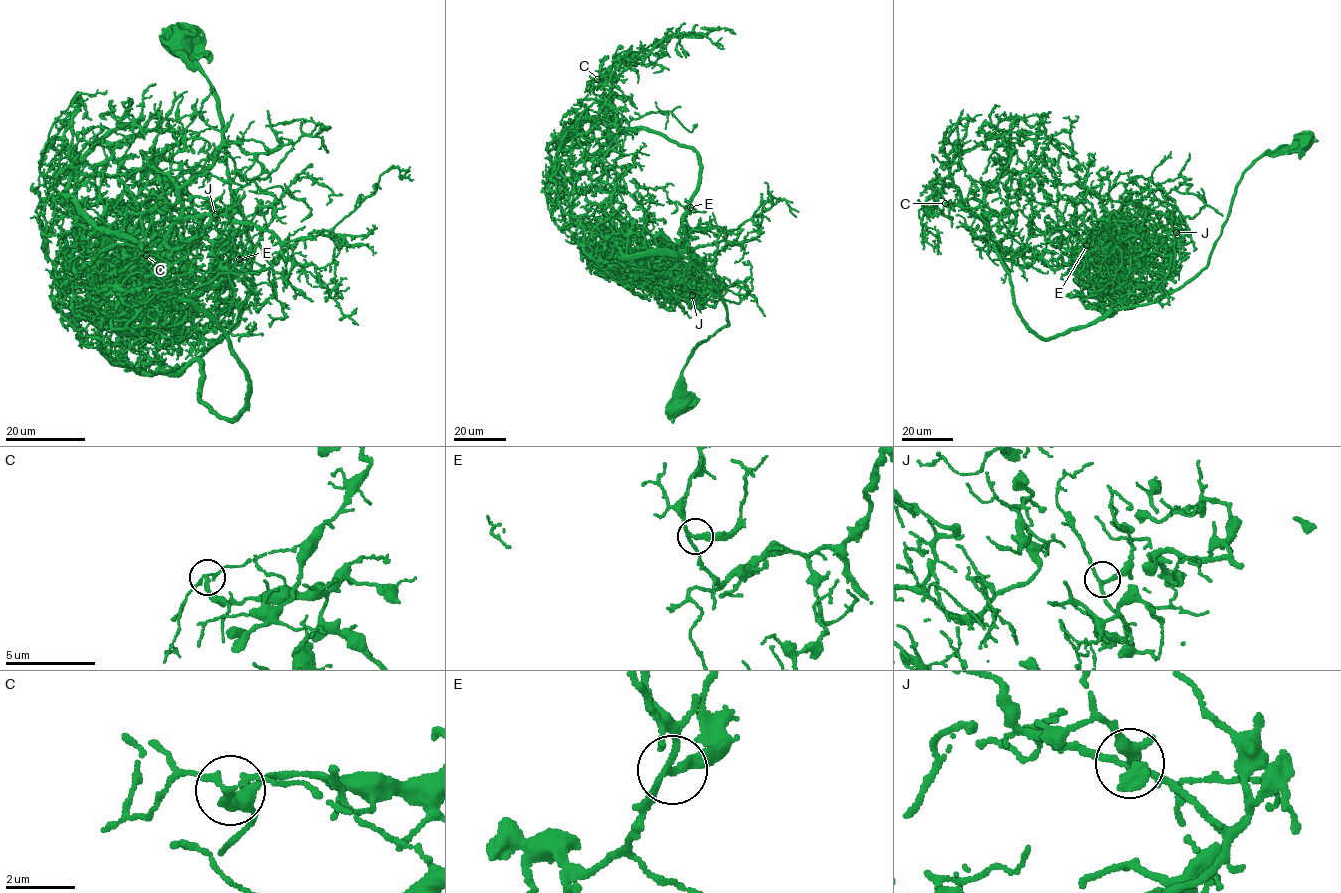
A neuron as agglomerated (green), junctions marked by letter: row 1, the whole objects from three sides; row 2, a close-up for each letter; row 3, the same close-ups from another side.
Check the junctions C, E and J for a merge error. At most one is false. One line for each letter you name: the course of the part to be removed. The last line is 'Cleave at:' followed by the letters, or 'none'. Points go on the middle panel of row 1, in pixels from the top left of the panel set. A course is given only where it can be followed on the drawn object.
Cleave at: none

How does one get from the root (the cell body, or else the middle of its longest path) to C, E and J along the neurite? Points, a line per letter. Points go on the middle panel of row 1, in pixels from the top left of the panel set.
C: (677, 403), (727, 308), (686, 258), (621, 252), (622, 129), (605, 103), (614, 82), (596, 78)
E: (677, 403), (691, 352), (728, 321), (681, 244), (690, 207)
J: (677, 403), (676, 384), (691, 352), (728, 321), (719, 296), (700, 285), (703, 295), (696, 302), (692, 295)

